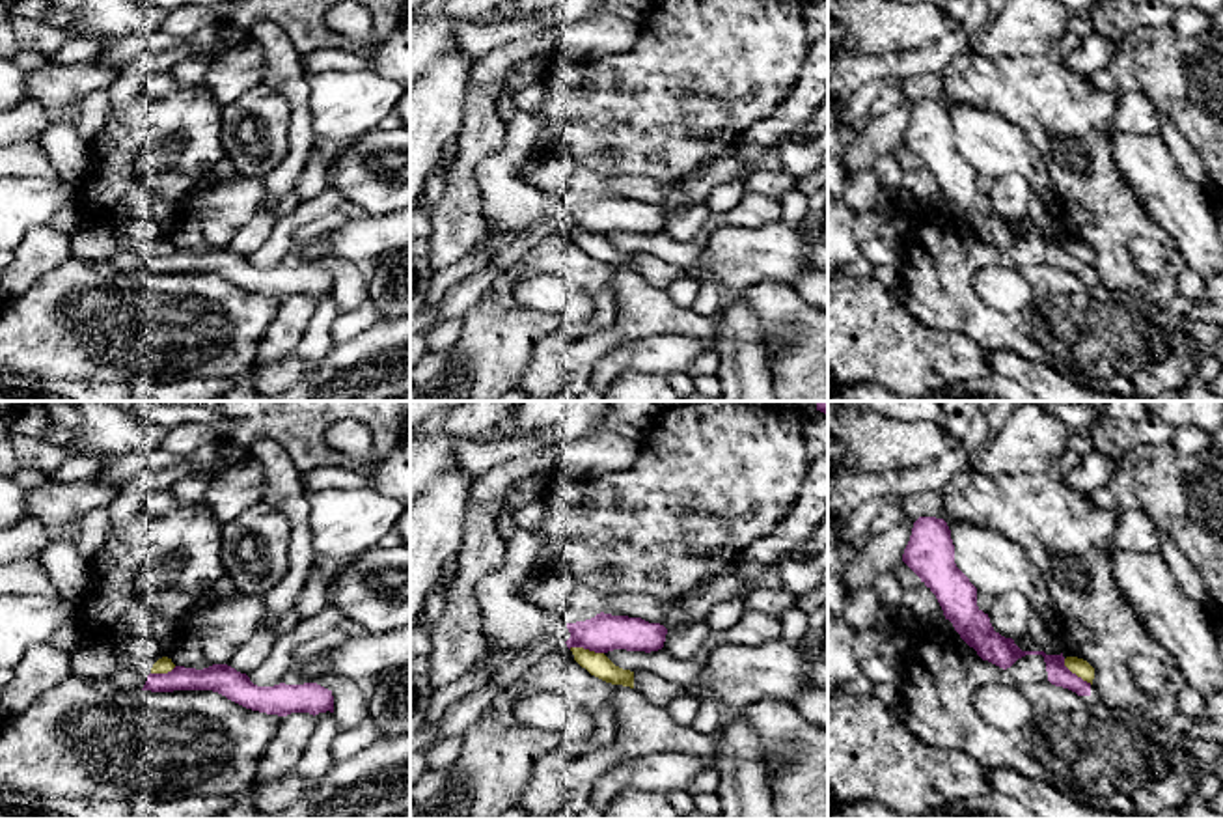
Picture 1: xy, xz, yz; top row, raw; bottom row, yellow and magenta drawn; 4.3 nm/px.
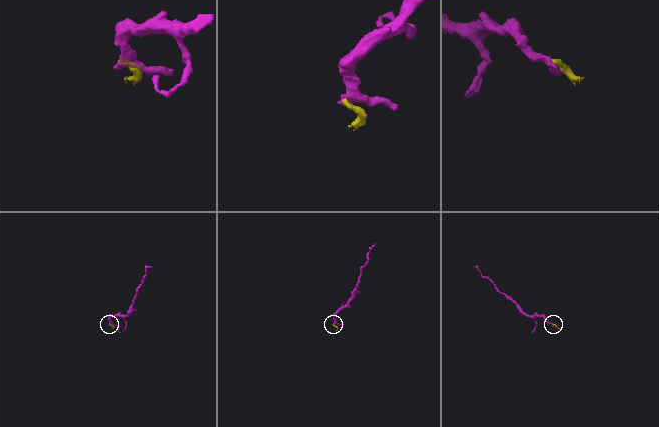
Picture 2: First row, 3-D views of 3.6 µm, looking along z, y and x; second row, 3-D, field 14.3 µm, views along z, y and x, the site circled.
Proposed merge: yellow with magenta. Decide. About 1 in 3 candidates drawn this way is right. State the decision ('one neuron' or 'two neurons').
two neurons

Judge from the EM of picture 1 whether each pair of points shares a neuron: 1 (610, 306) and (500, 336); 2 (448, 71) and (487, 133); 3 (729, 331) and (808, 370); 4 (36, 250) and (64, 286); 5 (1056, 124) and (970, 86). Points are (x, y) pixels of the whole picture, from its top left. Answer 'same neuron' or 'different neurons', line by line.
1: same neuron
2: different neurons
3: different neurons
4: different neurons
5: same neuron

